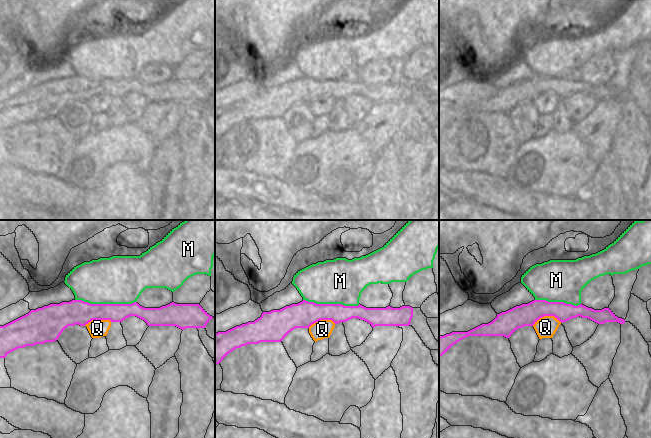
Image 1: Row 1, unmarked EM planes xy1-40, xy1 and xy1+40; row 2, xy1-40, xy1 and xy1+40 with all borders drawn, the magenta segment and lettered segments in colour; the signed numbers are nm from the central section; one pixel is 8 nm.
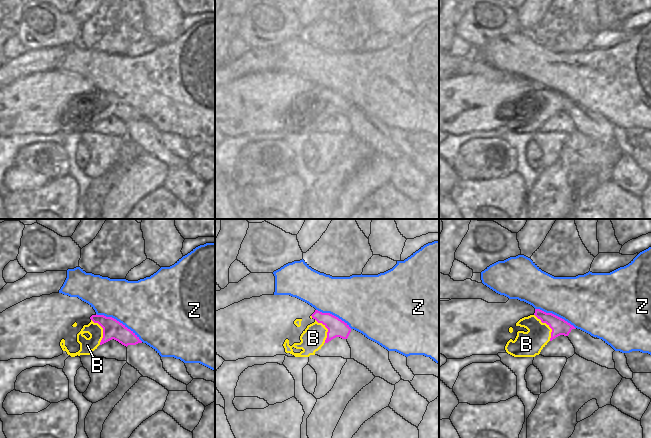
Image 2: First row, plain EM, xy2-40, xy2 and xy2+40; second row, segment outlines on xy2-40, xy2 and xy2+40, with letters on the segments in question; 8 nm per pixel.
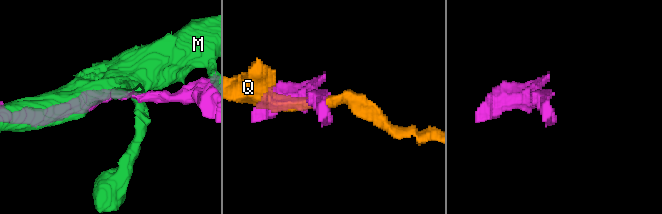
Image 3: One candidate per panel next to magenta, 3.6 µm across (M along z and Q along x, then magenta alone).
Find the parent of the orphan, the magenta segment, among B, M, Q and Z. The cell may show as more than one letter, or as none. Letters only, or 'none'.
B

